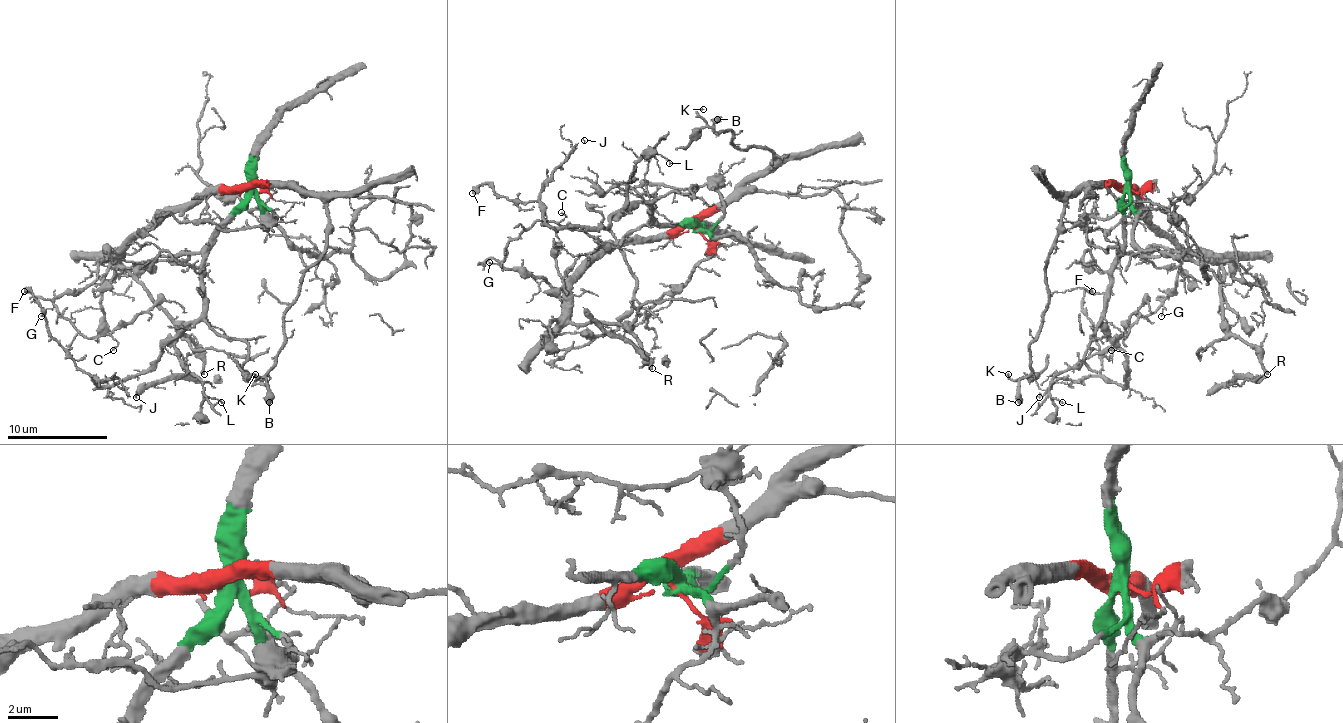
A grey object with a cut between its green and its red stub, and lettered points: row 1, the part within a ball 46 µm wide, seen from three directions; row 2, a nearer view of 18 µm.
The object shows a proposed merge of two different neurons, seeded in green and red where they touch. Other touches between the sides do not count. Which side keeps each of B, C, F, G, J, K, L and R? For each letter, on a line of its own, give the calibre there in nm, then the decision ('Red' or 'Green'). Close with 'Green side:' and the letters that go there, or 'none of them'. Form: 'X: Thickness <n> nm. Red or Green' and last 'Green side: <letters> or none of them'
B: Thickness 550 nm. Red
C: Thickness 110 nm. Red
F: Thickness 420 nm. Green
G: Thickness 90 nm. Red
J: Thickness 80 nm. Green
K: Thickness 160 nm. Red
L: Thickness 120 nm. Green
R: Thickness 240 nm. Red
Green side: F, J, L

